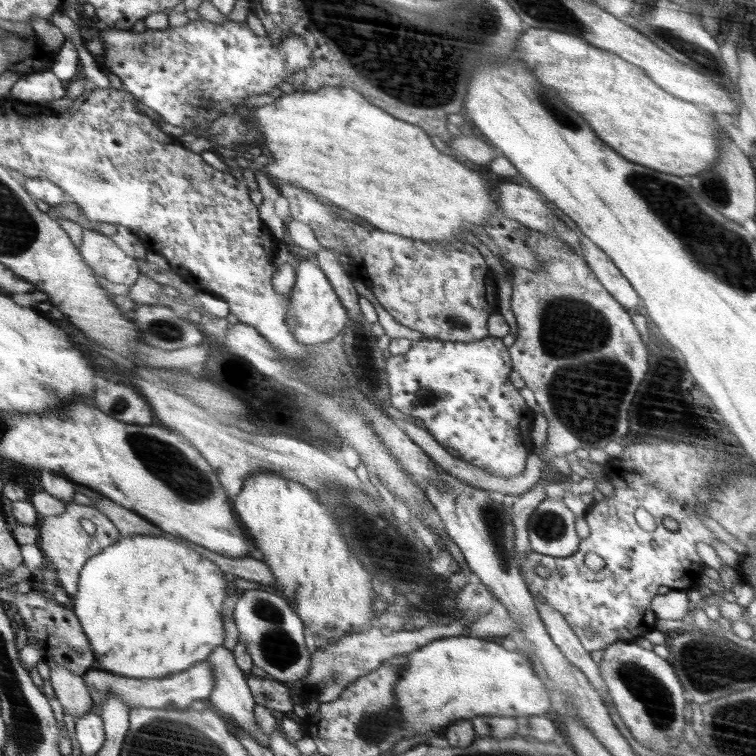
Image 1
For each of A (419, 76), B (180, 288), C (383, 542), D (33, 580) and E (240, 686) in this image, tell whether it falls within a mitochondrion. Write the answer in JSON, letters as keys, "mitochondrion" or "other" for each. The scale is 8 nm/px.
{"A":"mitochondrion","B":"other","C":"mitochondrion","D":"other","E":"other"}

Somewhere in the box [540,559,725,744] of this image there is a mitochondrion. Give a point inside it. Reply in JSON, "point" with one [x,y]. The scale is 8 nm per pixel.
{"point":[646,687]}

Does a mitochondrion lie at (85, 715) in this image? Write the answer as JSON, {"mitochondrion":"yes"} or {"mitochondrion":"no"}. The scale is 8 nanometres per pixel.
{"mitochondrion":"no"}

